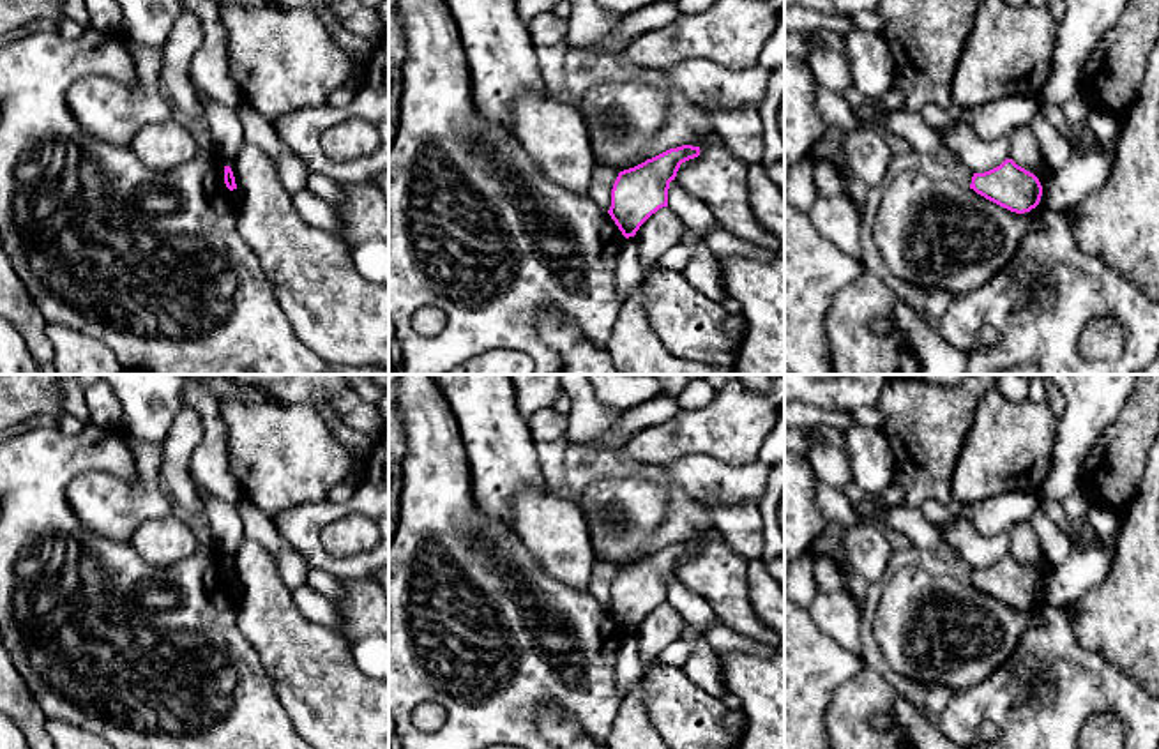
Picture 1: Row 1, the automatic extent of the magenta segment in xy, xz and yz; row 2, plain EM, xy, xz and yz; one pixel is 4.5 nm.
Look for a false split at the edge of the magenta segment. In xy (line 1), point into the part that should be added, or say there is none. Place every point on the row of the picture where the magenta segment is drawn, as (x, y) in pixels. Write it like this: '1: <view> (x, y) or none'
1: none

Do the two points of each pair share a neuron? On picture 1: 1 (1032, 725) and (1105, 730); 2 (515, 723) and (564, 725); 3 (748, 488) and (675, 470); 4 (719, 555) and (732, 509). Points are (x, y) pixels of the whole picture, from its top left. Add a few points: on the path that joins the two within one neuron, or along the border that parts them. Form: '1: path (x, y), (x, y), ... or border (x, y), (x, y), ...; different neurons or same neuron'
1: border (1122, 721), (1110, 714), (1094, 714), (1080, 730); different neurons
2: border (534, 718), (545, 703), (557, 703), (580, 723); different neurons
3: path (730, 488), (721, 488), (693, 474); same neuron
4: border (712, 529), (735, 552), (749, 559); different neurons

